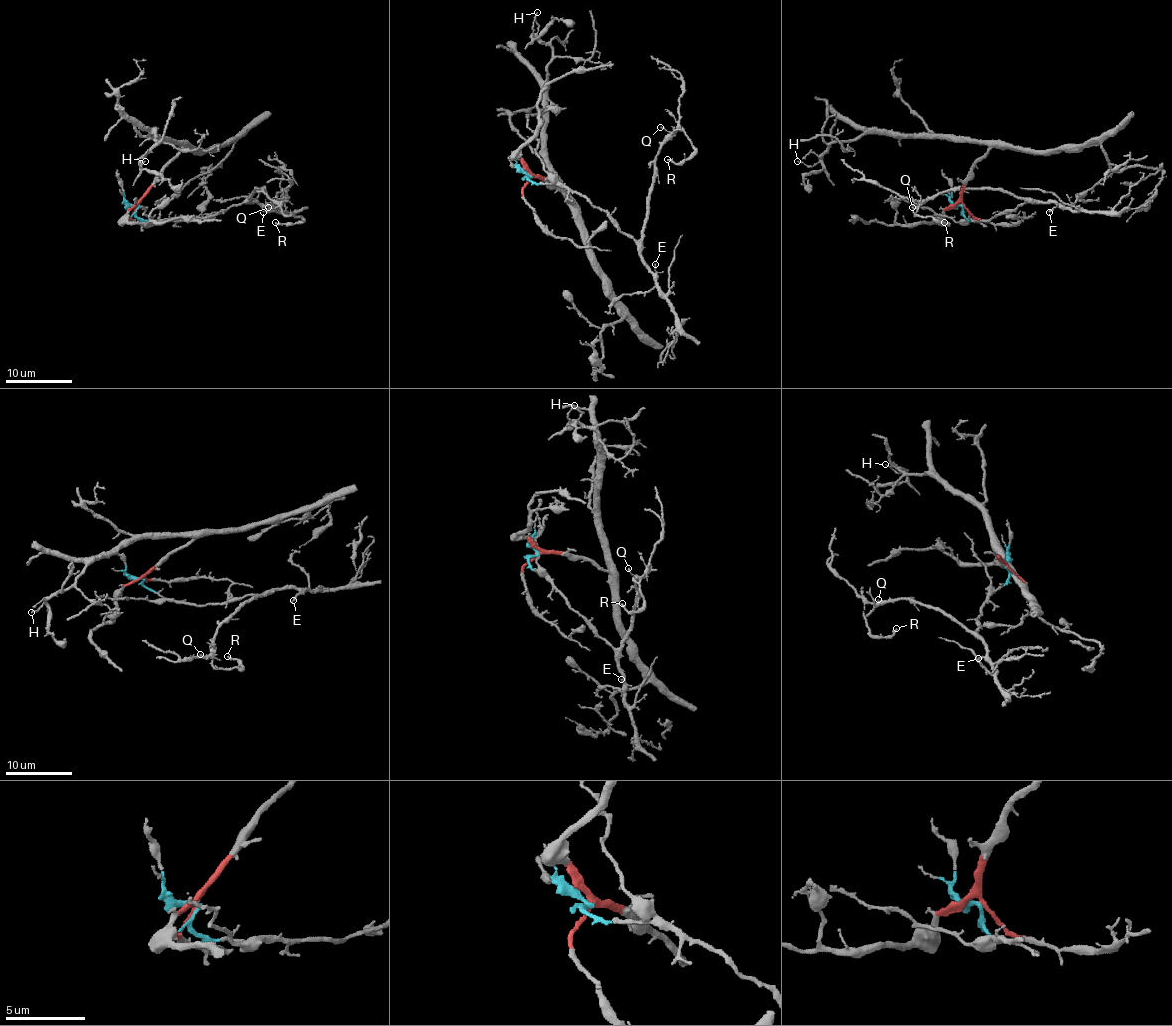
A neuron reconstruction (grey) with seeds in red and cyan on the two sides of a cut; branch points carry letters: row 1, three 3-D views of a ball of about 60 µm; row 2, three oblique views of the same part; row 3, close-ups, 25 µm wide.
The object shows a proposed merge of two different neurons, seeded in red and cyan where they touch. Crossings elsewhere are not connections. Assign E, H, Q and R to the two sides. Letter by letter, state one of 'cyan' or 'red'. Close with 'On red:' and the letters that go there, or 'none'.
E: cyan
H: red
Q: cyan
R: cyan
On red: H

